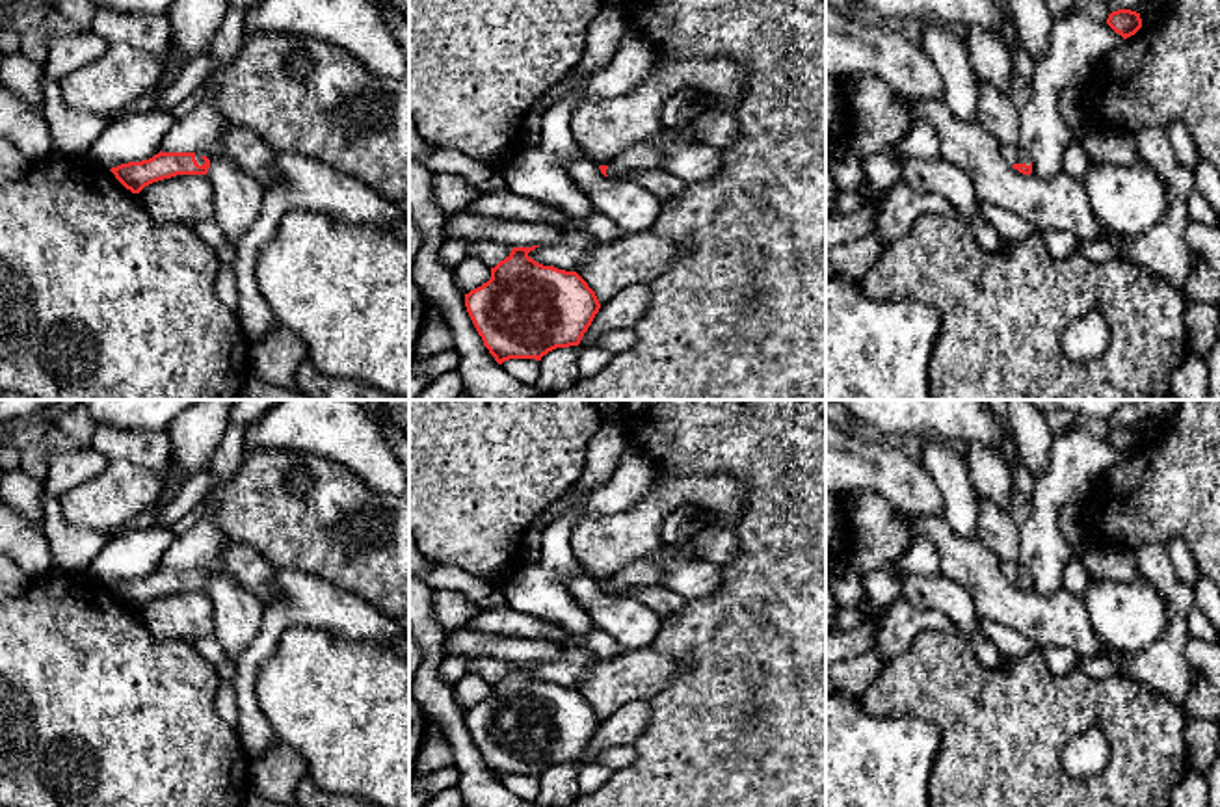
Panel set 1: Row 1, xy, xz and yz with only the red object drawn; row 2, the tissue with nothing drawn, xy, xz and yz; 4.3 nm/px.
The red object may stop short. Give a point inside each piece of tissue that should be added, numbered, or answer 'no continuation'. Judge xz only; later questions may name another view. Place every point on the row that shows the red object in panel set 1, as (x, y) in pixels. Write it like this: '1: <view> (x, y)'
1: xz (642, 157)

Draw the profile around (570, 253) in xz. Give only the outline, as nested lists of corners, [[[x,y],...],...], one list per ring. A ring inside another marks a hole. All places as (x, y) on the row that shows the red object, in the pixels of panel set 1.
[[[629,20],[610,67],[590,74],[577,95],[547,108],[539,143],[524,147],[504,169],[510,192],[558,206],[573,219],[573,225],[564,229],[560,244],[539,245],[528,253],[536,262],[578,271],[588,253],[601,244],[584,229],[584,219],[595,210],[569,175],[569,164],[586,156],[569,130],[571,115],[578,99],[616,99],[632,93],[647,78],[655,58],[651,43]]]

